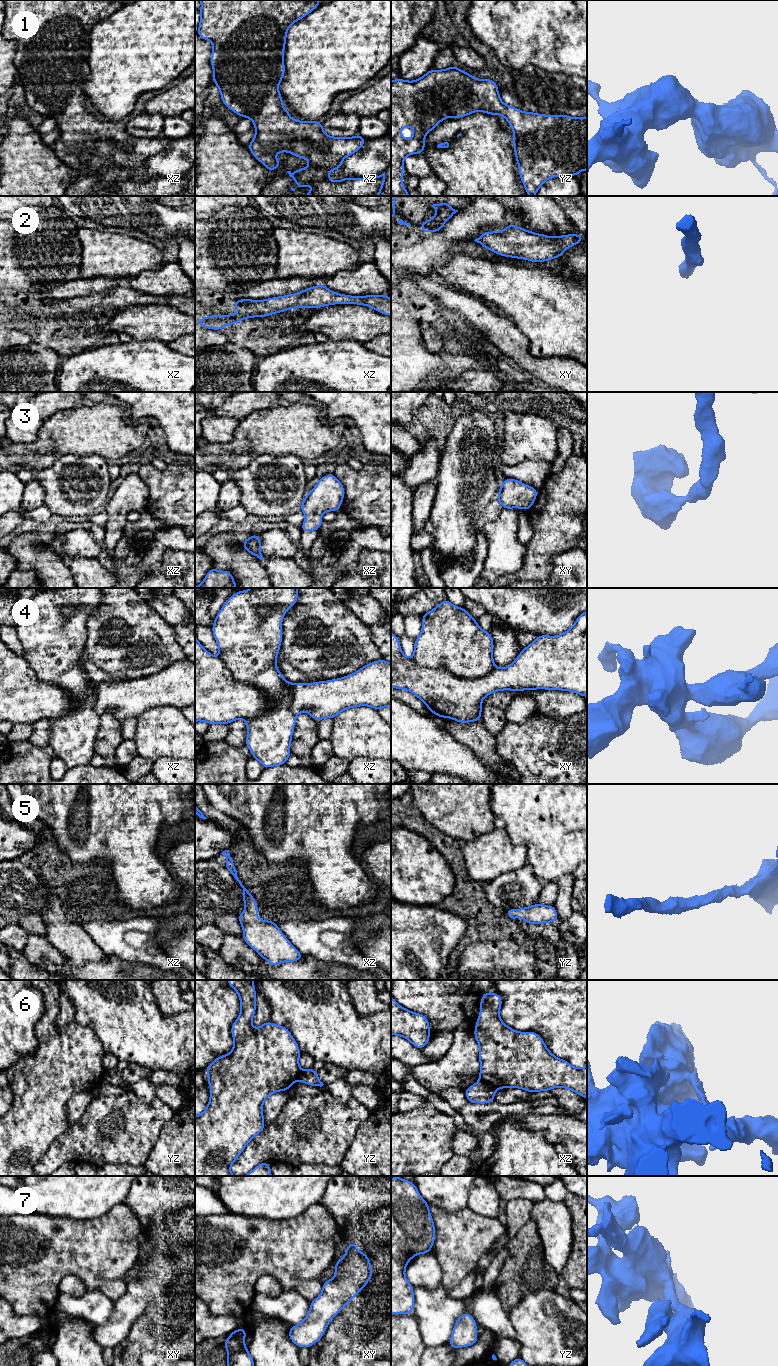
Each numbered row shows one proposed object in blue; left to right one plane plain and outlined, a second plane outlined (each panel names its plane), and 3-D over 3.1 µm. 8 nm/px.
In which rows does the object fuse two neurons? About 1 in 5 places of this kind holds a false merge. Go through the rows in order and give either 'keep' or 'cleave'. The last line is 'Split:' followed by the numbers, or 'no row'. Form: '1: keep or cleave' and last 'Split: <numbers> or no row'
1: keep
2: keep
3: keep
4: cleave
5: keep
6: cleave
7: keep
Split: 4, 6

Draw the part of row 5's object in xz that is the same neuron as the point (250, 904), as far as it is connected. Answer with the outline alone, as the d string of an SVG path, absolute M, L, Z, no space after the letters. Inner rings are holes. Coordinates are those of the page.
M229 850L221 854L227 859L224 867L231 872L243 888L244 907L248 911L243 910L238 916L243 928L242 939L270 965L277 966L282 962L302 960L302 954L289 942L273 920L266 921L257 918L258 904L239 880Z

